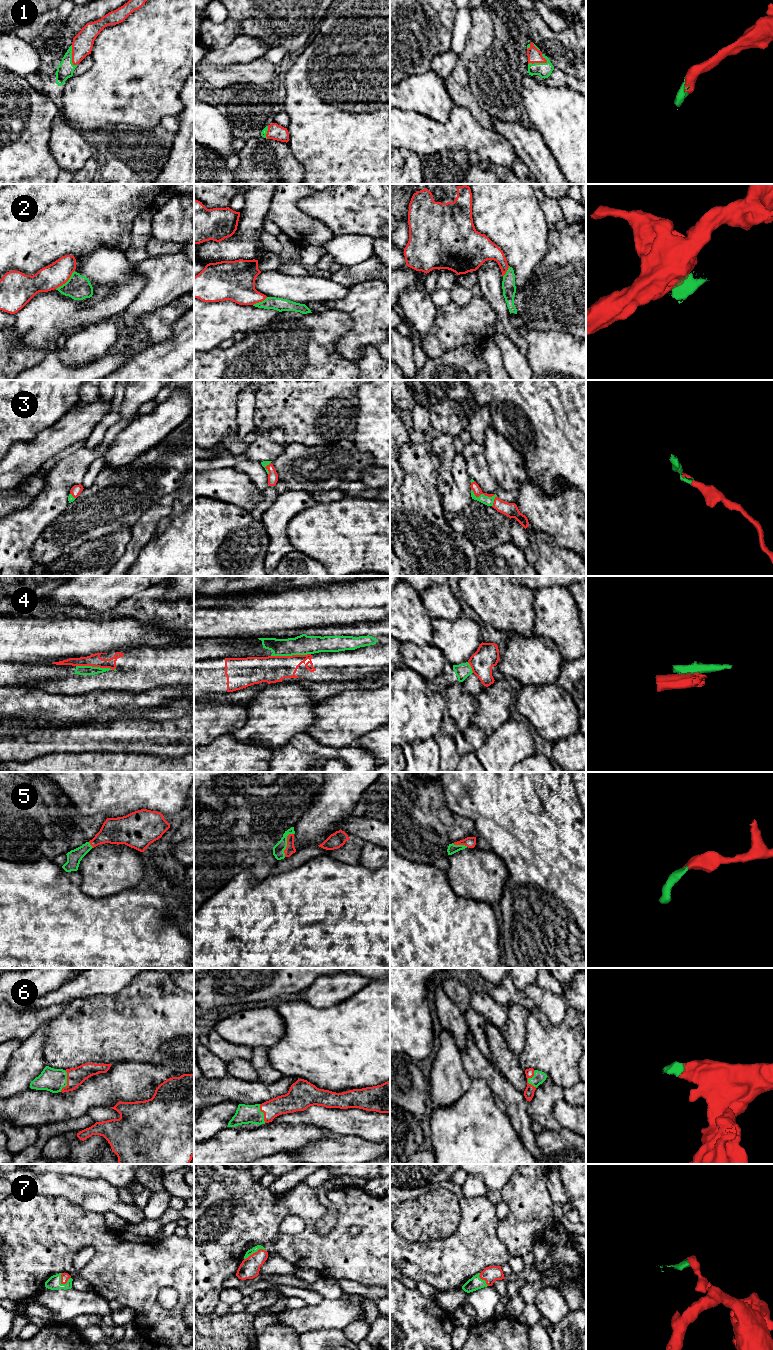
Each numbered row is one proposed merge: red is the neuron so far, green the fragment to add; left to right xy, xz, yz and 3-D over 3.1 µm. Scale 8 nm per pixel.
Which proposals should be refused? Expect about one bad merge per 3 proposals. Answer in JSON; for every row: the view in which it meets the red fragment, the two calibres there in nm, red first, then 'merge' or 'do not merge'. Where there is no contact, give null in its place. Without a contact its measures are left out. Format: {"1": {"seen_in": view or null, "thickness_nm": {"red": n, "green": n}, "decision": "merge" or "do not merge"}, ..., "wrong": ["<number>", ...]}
{"1": {"seen_in": "yz", "thickness_nm": {"red": 110, "green": 120}, "decision": "merge"}, "2": {"seen_in": "xy", "thickness_nm": {"red": 200, "green": 200}, "decision": "do not merge"}, "3": {"seen_in": "yz", "thickness_nm": {"red": 70, "green": 70}, "decision": "merge"}, "4": {"seen_in": "xz", "thickness_nm": {"red": 220, "green": 160}, "decision": "do not merge"}, "5": {"seen_in": "xz", "thickness_nm": {"red": 80, "green": 100}, "decision": "merge"}, "6": {"seen_in": "xy", "thickness_nm": {"red": 150, "green": 190}, "decision": "merge"}, "7": {"seen_in": "xy", "thickness_nm": {"red": 60, "green": 110}, "decision": "merge"}, "wrong": ["2", "4"]}

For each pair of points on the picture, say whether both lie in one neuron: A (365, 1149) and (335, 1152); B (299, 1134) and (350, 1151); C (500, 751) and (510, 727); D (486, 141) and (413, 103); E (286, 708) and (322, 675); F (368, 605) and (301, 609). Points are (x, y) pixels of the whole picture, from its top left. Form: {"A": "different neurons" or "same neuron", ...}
{"A": "same neuron", "B": "different neurons", "C": "same neuron", "D": "different neurons", "E": "different neurons", "F": "same neuron"}

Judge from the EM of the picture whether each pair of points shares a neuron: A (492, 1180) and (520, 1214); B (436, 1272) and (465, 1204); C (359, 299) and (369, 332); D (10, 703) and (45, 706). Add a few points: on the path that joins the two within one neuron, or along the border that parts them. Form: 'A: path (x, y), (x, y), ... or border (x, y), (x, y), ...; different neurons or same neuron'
A: border (514, 1174), (500, 1190); different neurons
B: path (453, 1255), (467, 1241), (467, 1221); same neuron
C: path (367, 307), (369, 309), (369, 324); same neuron
D: path (19, 706), (36, 706); same neuron

